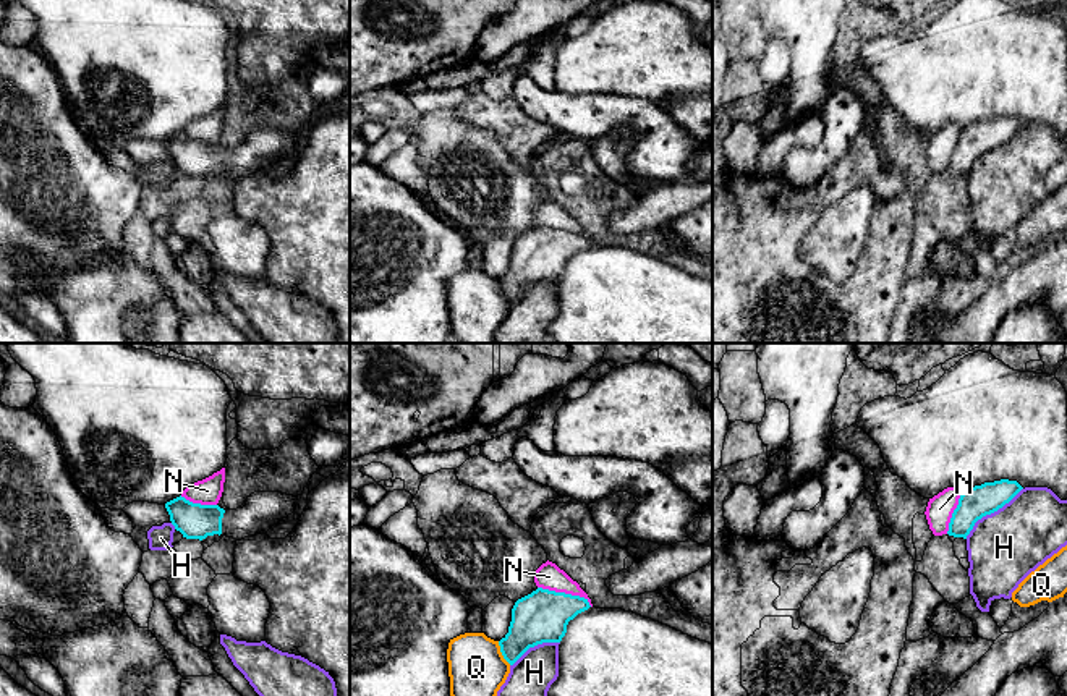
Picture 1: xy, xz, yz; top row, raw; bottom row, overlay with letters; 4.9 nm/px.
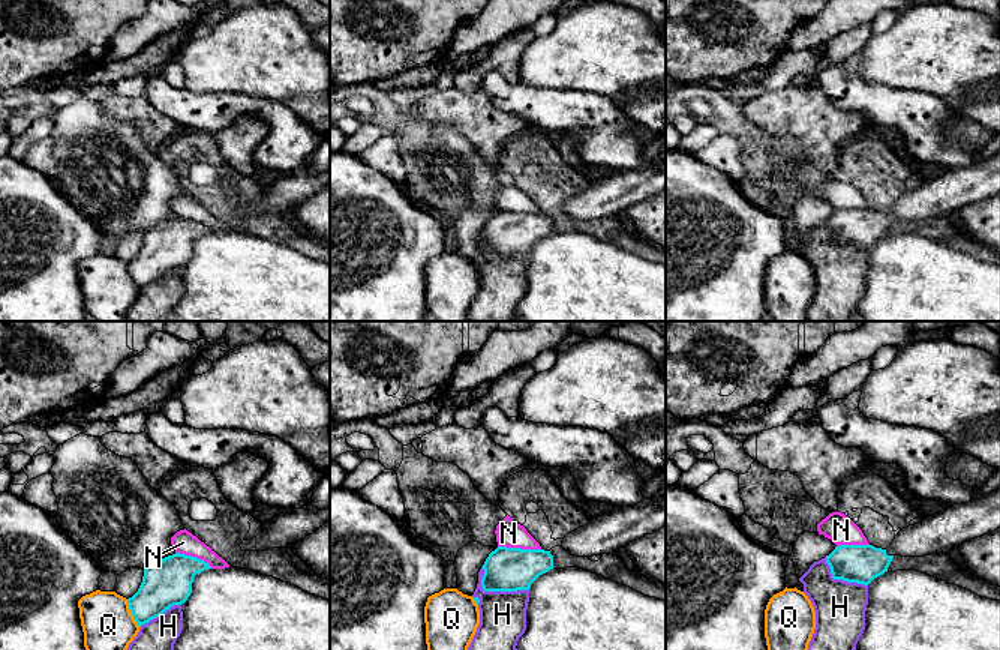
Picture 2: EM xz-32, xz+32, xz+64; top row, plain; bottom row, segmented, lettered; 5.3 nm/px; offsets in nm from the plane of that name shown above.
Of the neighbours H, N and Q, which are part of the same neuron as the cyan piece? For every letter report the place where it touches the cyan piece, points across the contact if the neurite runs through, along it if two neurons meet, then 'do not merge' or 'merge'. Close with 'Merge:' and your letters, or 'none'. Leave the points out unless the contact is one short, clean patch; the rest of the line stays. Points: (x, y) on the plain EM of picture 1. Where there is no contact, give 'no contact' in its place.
H: meets cyan in yz at (991, 149); do not merge
N: meets cyan in xz at (564, 230); do not merge
Q: meets cyan in xz at (501, 288); do not merge
Merge: none

